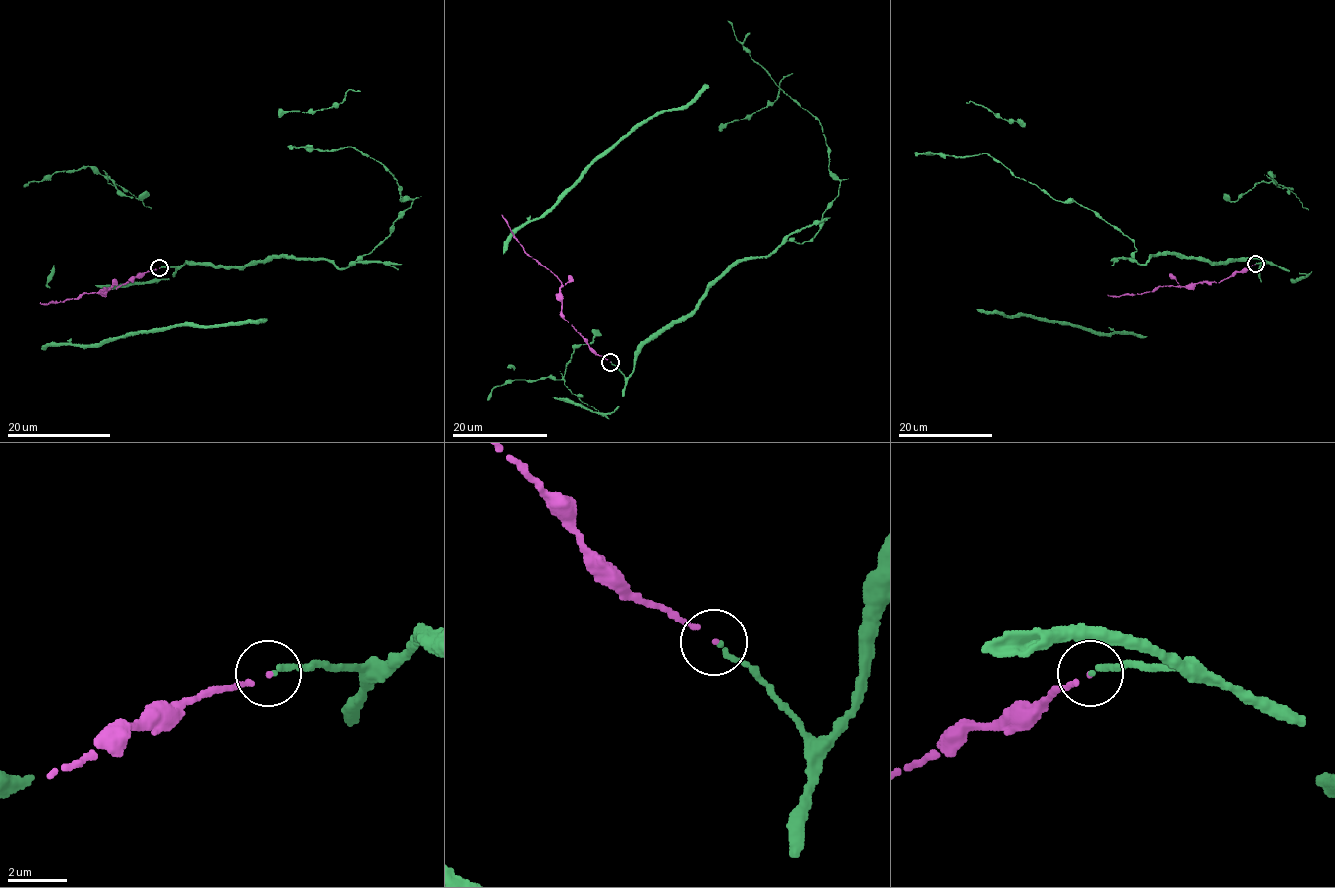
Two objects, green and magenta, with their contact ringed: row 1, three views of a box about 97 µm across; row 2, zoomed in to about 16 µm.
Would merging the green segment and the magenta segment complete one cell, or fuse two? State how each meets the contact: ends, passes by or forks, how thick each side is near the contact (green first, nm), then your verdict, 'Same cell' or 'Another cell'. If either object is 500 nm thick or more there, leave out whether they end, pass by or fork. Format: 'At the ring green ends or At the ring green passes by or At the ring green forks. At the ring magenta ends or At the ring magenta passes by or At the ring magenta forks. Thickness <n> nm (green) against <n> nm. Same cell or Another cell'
At the ring green ends. At the ring magenta ends. Thickness 200 nm (green) against 100 nm. Same cell

